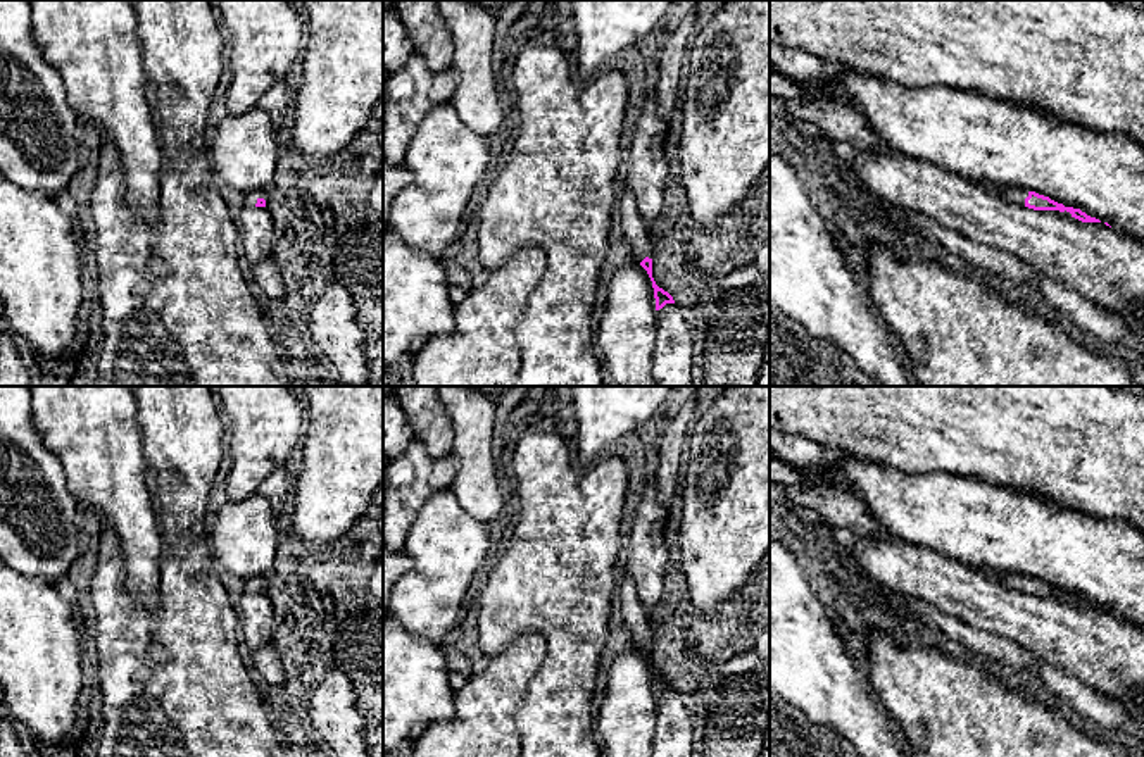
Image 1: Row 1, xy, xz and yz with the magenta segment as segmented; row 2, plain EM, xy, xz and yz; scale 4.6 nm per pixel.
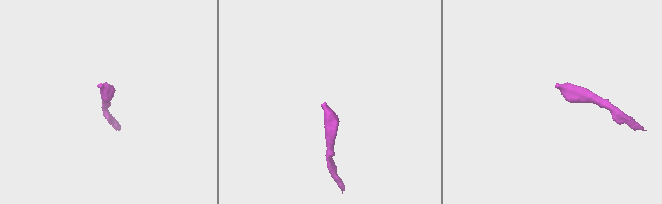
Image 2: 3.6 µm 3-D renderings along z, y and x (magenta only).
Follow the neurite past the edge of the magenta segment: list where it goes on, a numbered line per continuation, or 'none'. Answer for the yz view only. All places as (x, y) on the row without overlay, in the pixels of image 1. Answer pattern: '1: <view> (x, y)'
1: yz (1017, 581)

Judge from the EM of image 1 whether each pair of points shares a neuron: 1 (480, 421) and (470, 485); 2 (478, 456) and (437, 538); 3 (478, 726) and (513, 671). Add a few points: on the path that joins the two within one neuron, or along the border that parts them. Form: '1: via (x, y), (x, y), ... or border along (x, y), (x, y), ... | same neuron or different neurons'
1: via (477, 437), (477, 469) | same neuron
2: border along (449, 488), (468, 513), (489, 525) | different neurons
3: via (485, 713), (499, 685) | same neuron

